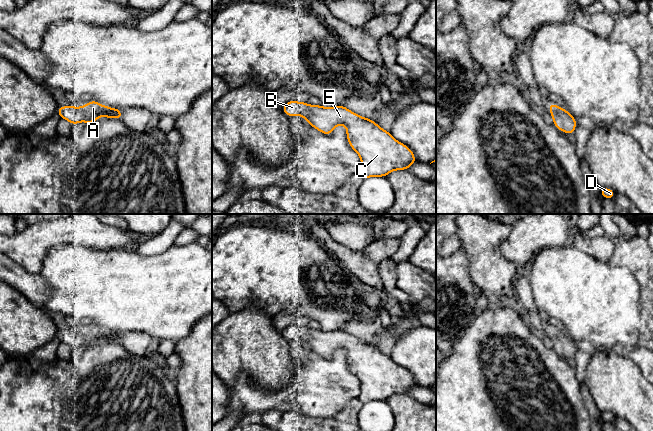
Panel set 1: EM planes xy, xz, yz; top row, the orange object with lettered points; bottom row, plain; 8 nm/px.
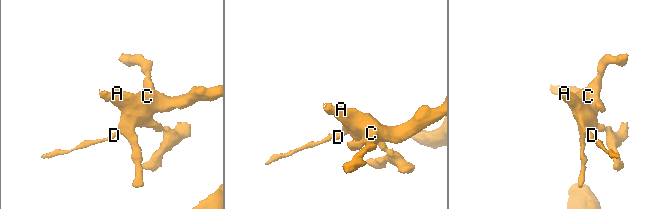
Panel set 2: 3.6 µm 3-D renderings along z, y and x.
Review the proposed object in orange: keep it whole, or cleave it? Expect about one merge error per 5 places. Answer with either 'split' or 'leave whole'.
leave whole

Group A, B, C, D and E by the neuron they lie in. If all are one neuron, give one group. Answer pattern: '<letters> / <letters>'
A B C D E

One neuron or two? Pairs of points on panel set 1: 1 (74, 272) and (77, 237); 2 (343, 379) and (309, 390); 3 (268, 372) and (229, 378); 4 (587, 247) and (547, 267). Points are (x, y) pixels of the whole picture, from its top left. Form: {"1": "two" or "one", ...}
{"1": "two", "2": "one", "3": "one", "4": "two"}

